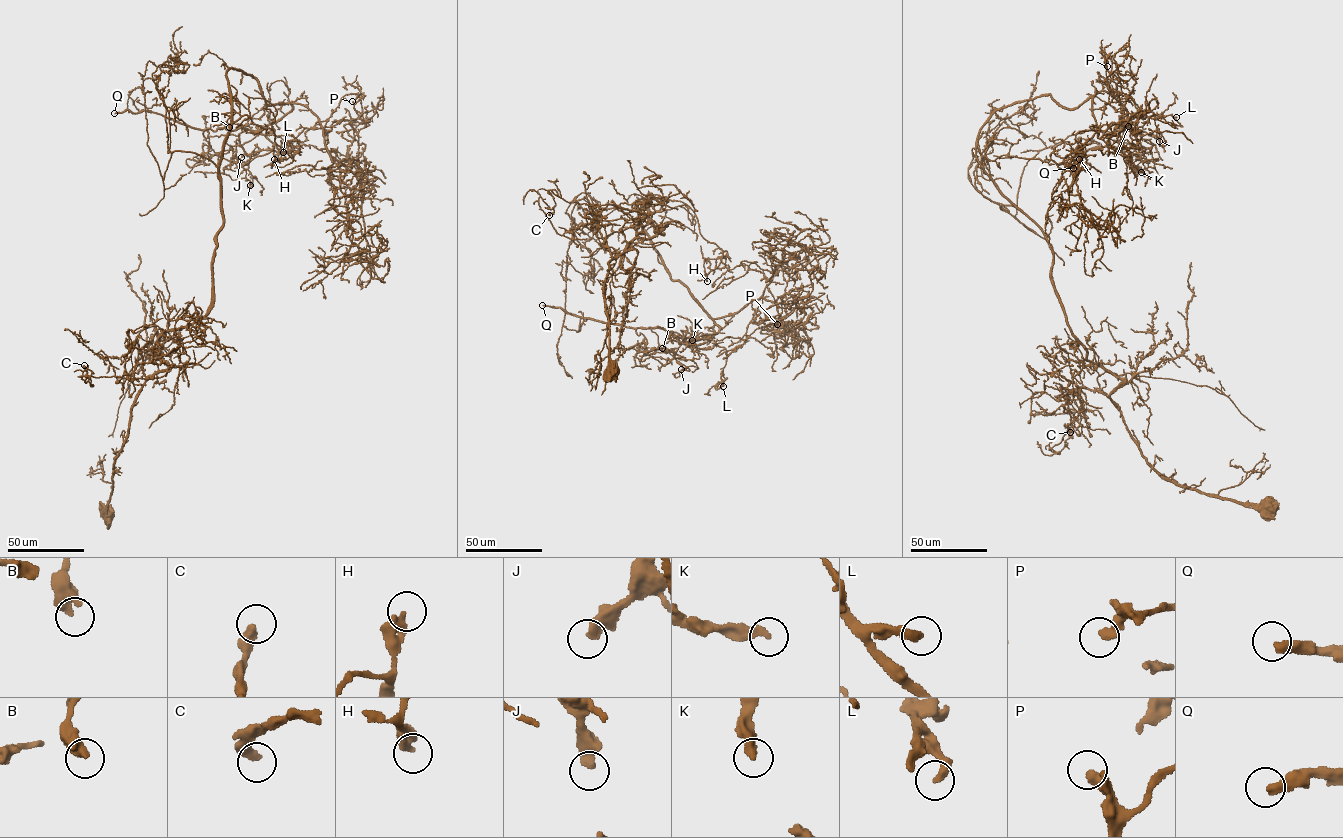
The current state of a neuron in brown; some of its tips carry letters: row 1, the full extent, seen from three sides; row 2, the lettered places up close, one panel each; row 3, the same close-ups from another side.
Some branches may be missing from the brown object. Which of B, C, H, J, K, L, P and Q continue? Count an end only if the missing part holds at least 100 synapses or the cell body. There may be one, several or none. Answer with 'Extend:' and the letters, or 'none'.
Extend: J, Q

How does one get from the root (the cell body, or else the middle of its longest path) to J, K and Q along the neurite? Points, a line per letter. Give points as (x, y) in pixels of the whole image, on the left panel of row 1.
J: (108, 514), (145, 381), (138, 349), (210, 302), (231, 68), (292, 106), (241, 132), (241, 157)
K: (108, 514), (138, 349), (210, 302), (231, 68), (292, 106), (257, 127), (279, 151), (243, 165), (250, 185)
Q: (108, 514), (145, 381), (138, 349), (210, 302), (226, 72), (292, 106), (259, 131), (114, 113)

